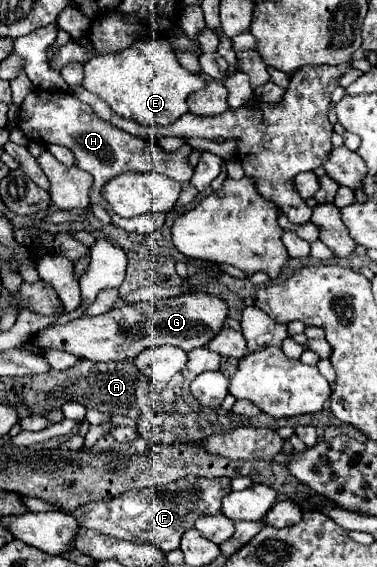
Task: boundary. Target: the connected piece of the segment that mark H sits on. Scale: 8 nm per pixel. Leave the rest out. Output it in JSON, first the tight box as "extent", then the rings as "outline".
{"extent":[18,90,192,234],"outline":[[[32,90],[20,106],[18,128],[32,142],[60,144],[60,146],[70,148],[76,156],[76,166],[84,168],[94,178],[94,184],[90,190],[90,204],[102,206],[110,214],[112,222],[118,228],[124,228],[126,232],[138,232],[138,234],[154,232],[156,228],[160,228],[164,224],[166,216],[148,212],[148,214],[140,214],[136,218],[122,218],[116,212],[112,212],[112,208],[108,208],[108,202],[100,196],[102,186],[112,176],[116,176],[120,172],[158,172],[158,174],[164,174],[164,176],[178,180],[182,184],[186,184],[192,178],[192,168],[188,166],[188,154],[192,152],[192,148],[188,144],[184,144],[176,152],[164,152],[158,144],[152,144],[144,138],[132,136],[132,134],[112,126],[110,122],[104,122],[102,118],[98,118],[94,114],[94,110],[88,104],[74,98],[70,92]]]}

